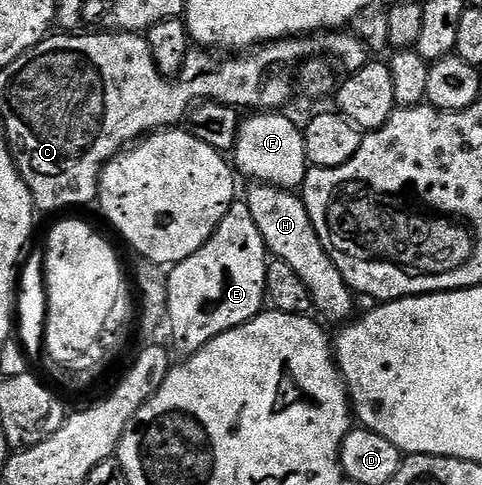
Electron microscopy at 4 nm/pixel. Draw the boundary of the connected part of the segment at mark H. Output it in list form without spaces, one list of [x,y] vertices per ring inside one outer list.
[[[255,183],[250,187],[252,189],[245,194],[245,200],[249,211],[253,211],[253,223],[257,223],[261,239],[265,239],[268,254],[276,261],[289,263],[289,267],[297,271],[301,283],[305,283],[309,291],[314,312],[319,312],[320,318],[328,317],[331,321],[339,321],[338,323],[346,322],[355,309],[356,298],[351,286],[333,263],[333,259],[329,259],[313,227],[313,219],[309,219],[309,211],[302,196],[290,189],[279,189],[276,185]]]

